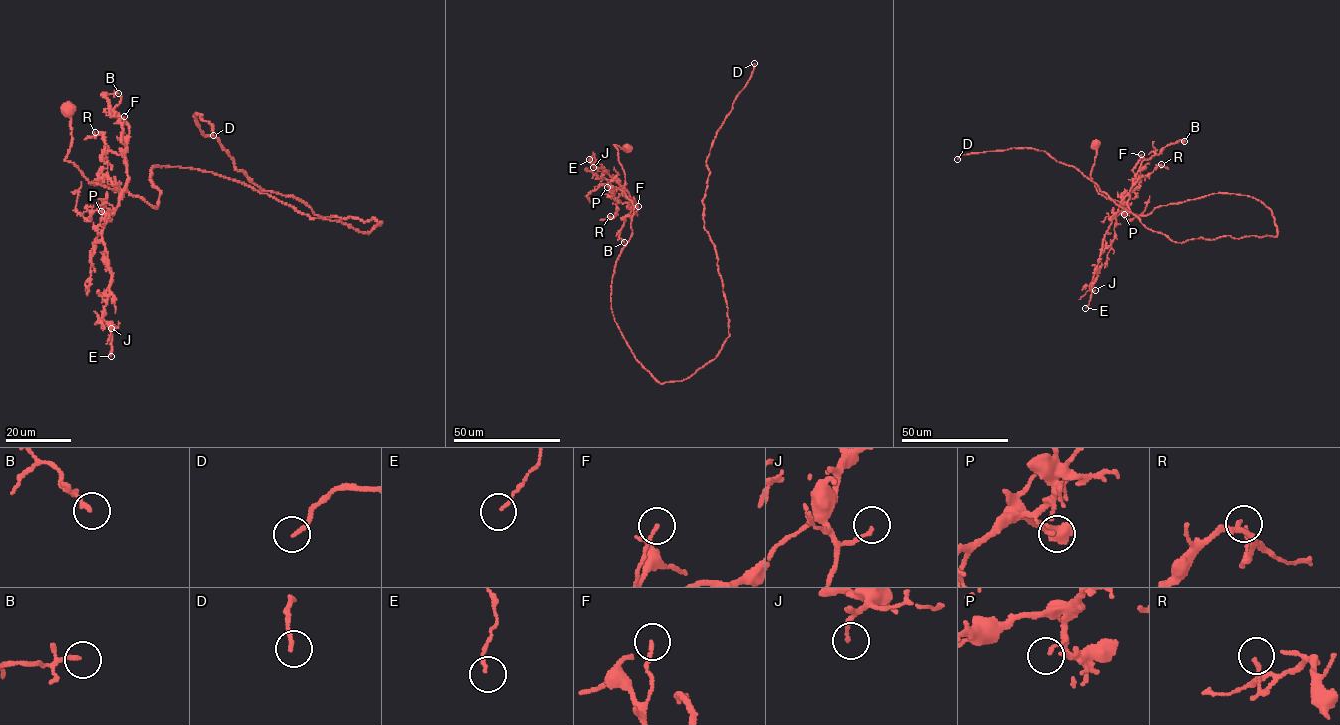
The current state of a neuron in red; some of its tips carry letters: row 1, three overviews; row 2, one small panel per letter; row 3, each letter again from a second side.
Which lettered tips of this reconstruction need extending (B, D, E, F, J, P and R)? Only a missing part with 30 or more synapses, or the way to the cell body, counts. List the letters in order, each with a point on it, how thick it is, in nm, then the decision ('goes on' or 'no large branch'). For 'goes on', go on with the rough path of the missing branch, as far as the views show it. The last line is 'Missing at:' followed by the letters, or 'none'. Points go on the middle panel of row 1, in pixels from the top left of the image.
B: at (624, 242); 120 nm thick; no large branch
D: at (754, 63); 140 nm thick; goes on; missing branch runs (754, 63), (745, 58), (732, 60)
E: at (589, 159); 100 nm thick; no large branch
F: at (638, 206); 110 nm thick; no large branch
J: at (593, 167); 110 nm thick; no large branch
P: at (607, 187); 120 nm thick; no large branch
R: at (610, 216); 130 nm thick; no large branch
Missing at: D

